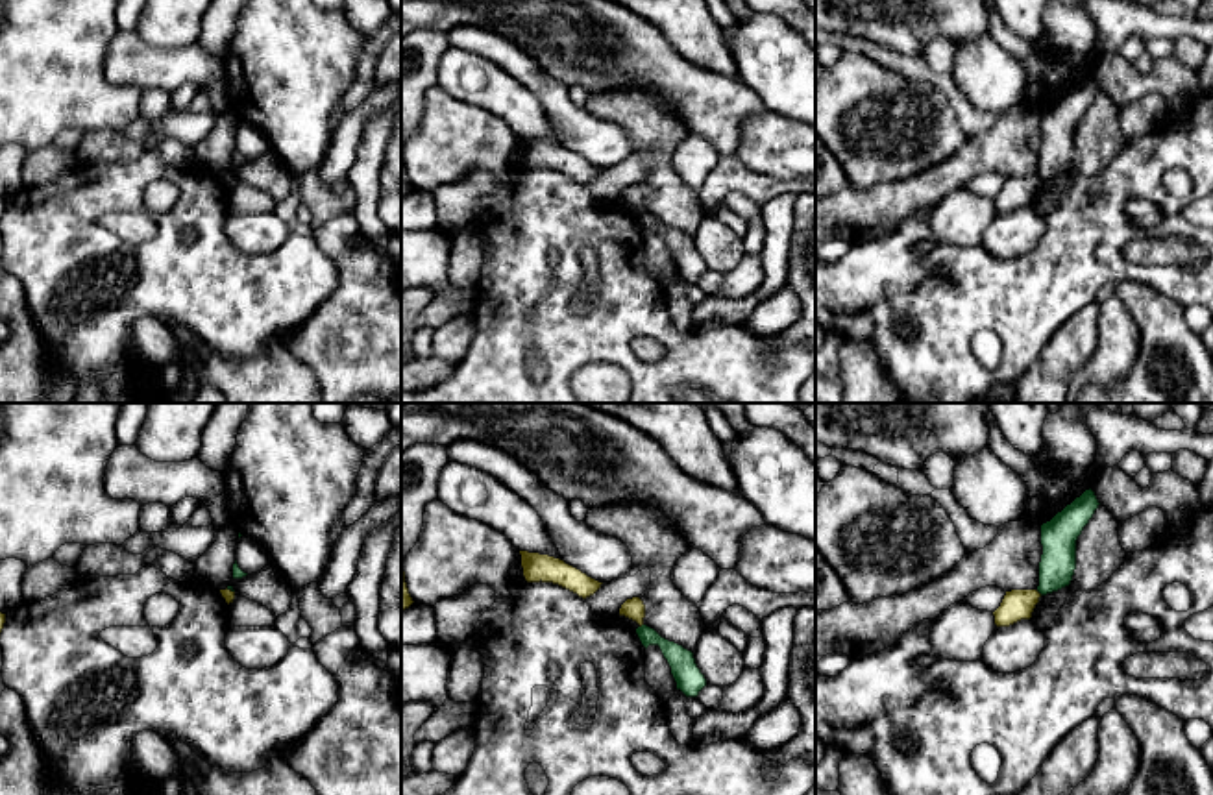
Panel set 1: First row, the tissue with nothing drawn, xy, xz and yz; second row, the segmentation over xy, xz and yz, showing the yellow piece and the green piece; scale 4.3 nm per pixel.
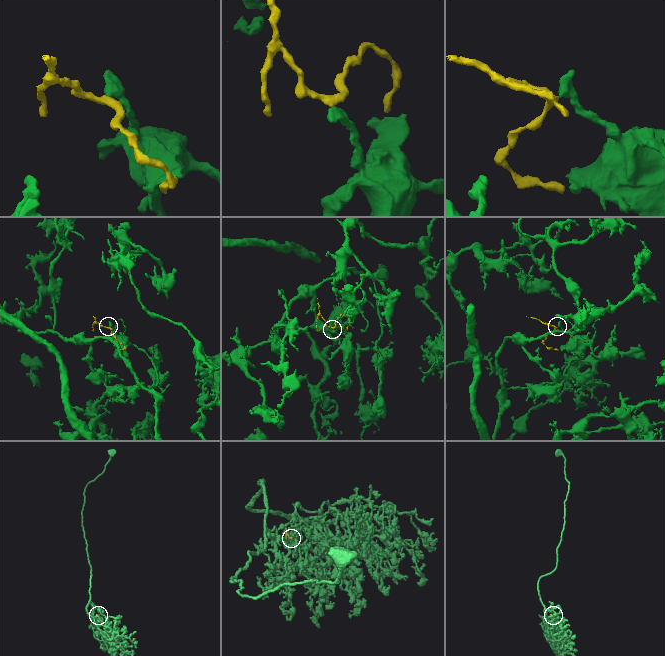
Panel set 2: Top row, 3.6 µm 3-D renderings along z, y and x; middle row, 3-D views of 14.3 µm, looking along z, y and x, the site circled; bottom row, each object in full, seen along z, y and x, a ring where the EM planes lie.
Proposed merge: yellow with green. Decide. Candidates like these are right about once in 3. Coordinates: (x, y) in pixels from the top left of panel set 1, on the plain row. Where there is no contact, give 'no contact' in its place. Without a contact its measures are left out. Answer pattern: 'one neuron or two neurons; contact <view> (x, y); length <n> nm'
two neurons; contact yz (1038, 178); length 40 nm

